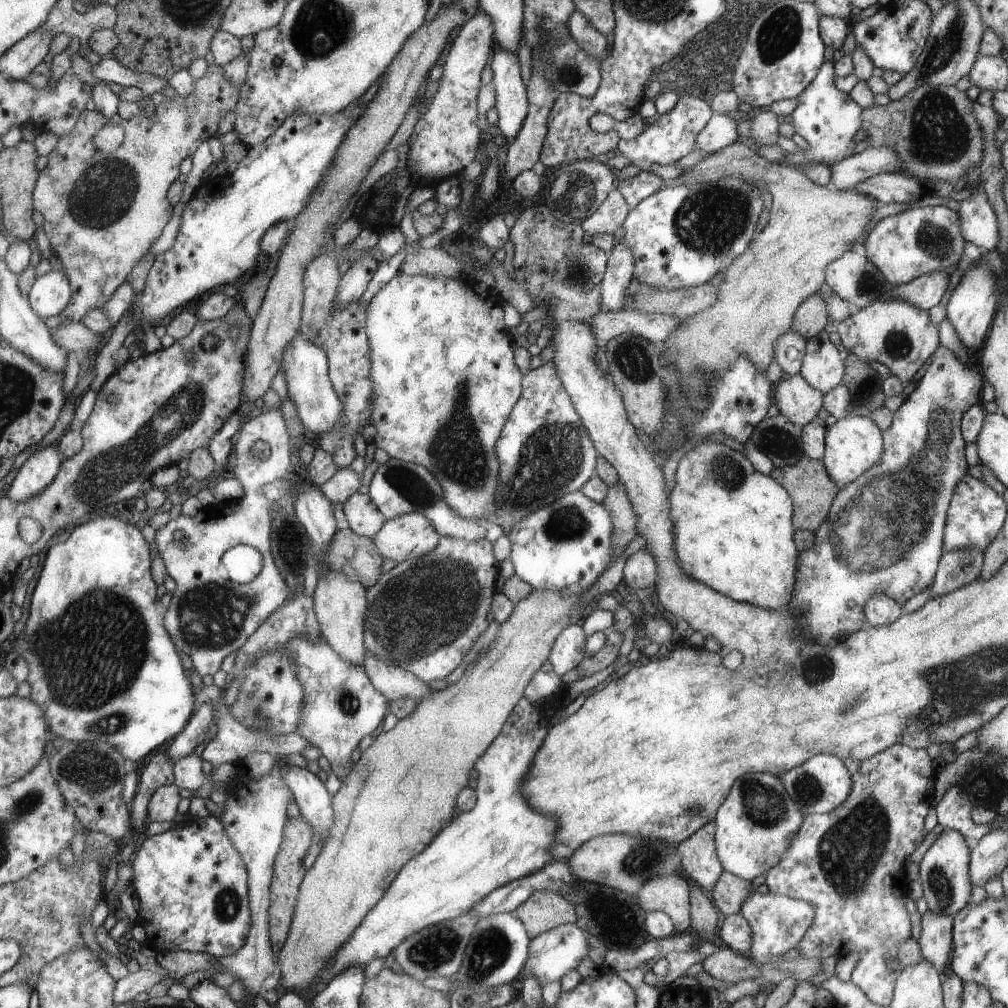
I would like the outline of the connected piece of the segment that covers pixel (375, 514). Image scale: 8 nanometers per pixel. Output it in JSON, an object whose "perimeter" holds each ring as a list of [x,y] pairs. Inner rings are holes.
{"perimeter":[[[356,491],[342,505],[348,526],[357,535],[372,539],[387,521],[366,491]]]}

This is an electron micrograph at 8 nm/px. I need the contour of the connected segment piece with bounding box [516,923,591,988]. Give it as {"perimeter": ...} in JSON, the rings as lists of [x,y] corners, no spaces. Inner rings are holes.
{"perimeter":[[[564,923],[549,931],[540,933],[530,942],[530,952],[532,955],[525,962],[525,968],[521,972],[521,976],[516,980],[518,988],[521,988],[522,978],[529,975],[536,977],[542,986],[552,981],[560,981],[562,976],[570,972],[570,970],[577,968],[581,960],[588,956],[590,947],[588,932],[576,926],[576,923]]]}

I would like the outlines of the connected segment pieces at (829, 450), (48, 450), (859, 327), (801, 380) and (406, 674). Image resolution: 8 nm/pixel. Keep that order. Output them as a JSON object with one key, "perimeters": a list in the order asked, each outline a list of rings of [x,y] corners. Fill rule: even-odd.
{"perimeters":[[[[848,415],[828,427],[825,434],[825,462],[829,477],[837,485],[844,486],[865,473],[881,460],[884,452],[884,431],[869,416]]],[[[59,439],[31,455],[9,486],[6,496],[22,502],[43,493],[61,473],[66,459],[58,448]]],[[[898,299],[882,300],[860,309],[844,320],[836,322],[834,328],[850,353],[860,360],[870,363],[872,360],[884,364],[892,375],[905,384],[910,383],[922,364],[932,356],[938,346],[938,332],[932,326],[928,311],[912,306],[909,302]]],[[[800,373],[790,375],[775,386],[775,404],[779,406],[780,414],[789,418],[795,425],[806,426],[817,416],[818,410],[824,406],[824,394],[810,383]]],[[[368,650],[365,652],[363,666],[373,685],[391,701],[413,698],[418,702],[433,691],[413,672],[391,665]]]]}

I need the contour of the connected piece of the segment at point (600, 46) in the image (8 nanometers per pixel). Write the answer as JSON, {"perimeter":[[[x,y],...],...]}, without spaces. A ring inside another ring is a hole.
{"perimeter":[[[576,9],[567,20],[567,27],[569,34],[572,35],[580,46],[587,53],[590,53],[593,57],[606,56],[606,36],[602,36],[602,33],[590,22],[586,15]]]}

